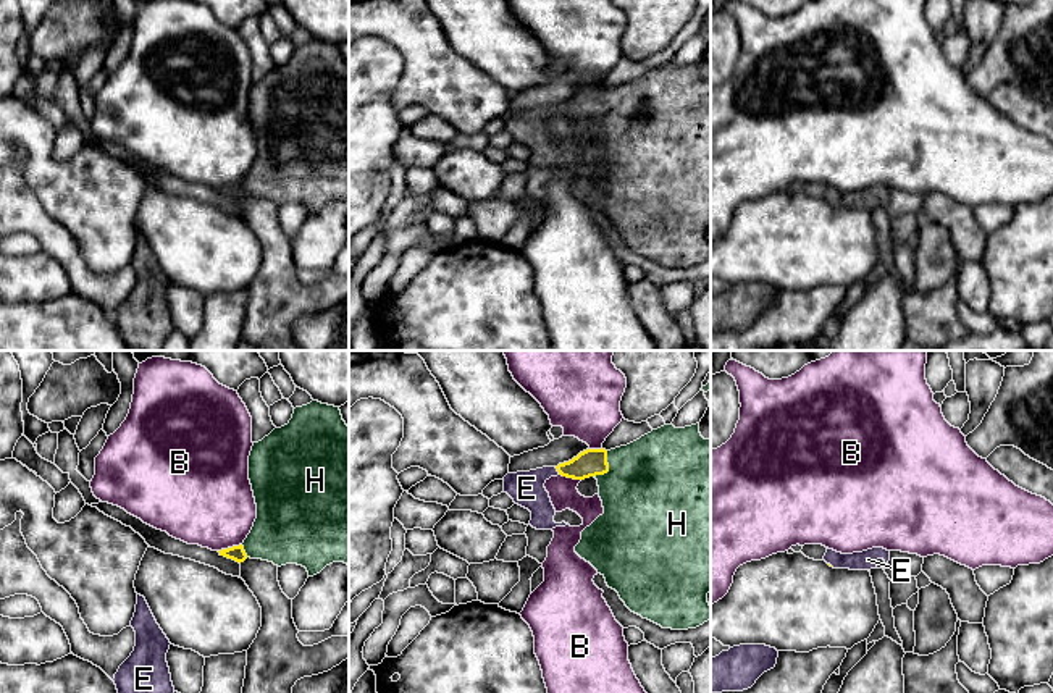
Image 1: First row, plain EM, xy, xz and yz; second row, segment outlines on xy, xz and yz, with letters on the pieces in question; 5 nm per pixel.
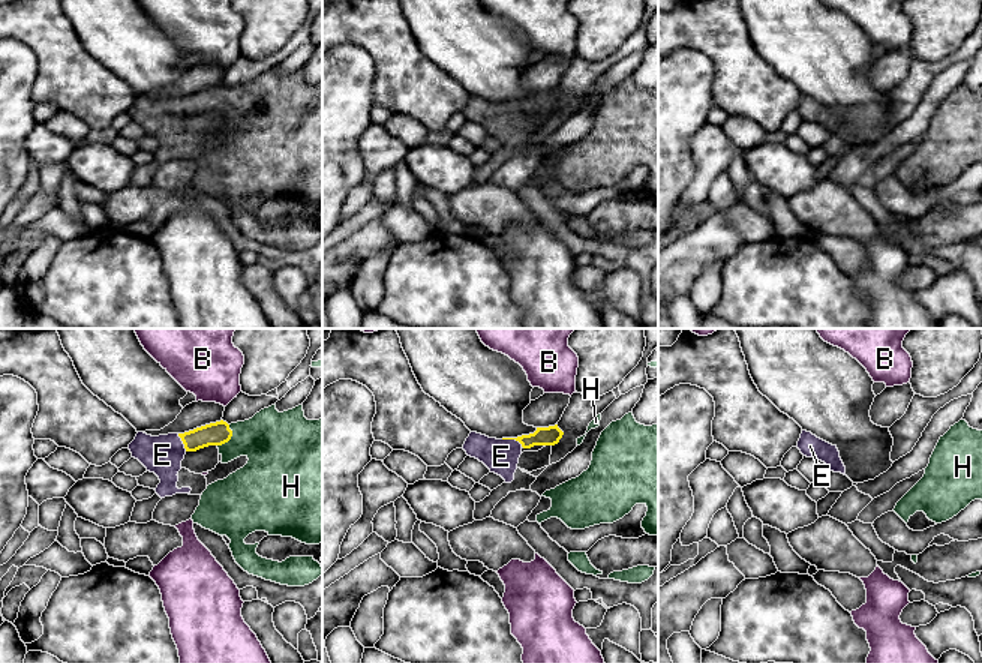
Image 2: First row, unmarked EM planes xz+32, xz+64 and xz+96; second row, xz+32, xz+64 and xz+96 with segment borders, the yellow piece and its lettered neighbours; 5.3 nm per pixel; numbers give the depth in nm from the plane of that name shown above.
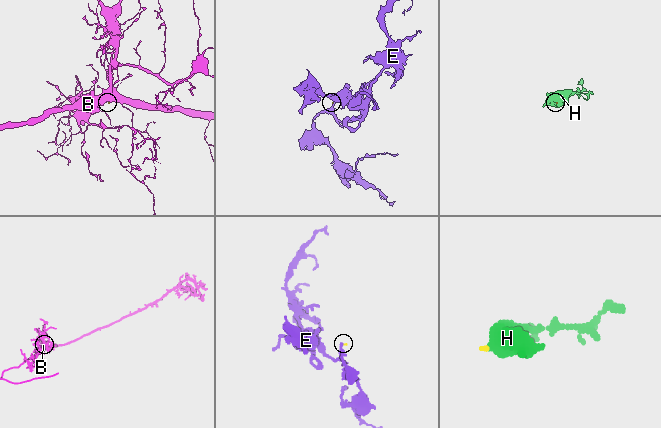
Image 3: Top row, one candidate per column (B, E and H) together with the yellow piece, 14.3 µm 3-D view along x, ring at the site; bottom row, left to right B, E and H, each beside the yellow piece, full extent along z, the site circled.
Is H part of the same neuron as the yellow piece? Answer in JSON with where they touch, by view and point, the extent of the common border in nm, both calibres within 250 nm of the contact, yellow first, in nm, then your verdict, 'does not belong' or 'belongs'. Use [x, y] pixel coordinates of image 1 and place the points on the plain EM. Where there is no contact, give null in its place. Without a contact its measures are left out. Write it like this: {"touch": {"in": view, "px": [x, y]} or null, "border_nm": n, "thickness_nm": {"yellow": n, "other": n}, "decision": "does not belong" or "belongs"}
{"touch": {"in": "xz", "px": [608, 105]}, "border_nm": 150, "thickness_nm": {"yellow": 140, "other": 480}, "decision": "belongs"}

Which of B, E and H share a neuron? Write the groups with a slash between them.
B / E H

